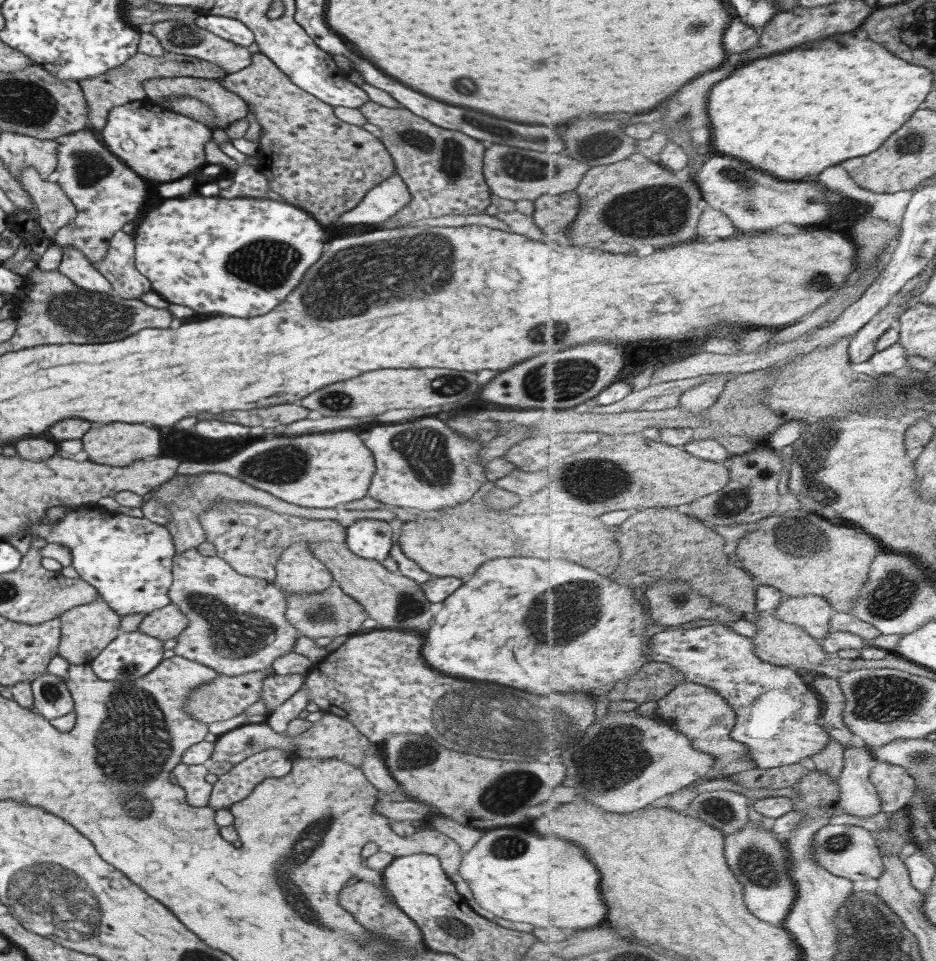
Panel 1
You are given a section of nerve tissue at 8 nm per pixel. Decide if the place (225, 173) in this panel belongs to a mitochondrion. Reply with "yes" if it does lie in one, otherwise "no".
no

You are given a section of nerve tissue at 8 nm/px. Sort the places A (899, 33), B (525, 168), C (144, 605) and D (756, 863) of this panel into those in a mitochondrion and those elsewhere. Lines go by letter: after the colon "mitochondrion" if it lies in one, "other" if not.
A: mitochondrion
B: mitochondrion
C: other
D: mitochondrion

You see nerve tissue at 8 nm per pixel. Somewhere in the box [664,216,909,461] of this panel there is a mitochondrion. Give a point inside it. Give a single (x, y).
(826, 284)

